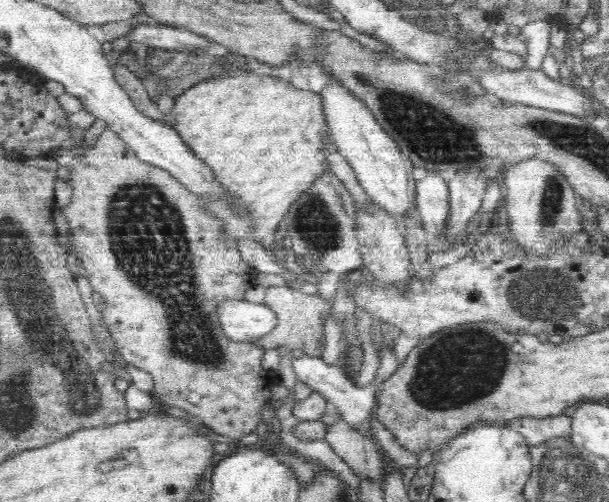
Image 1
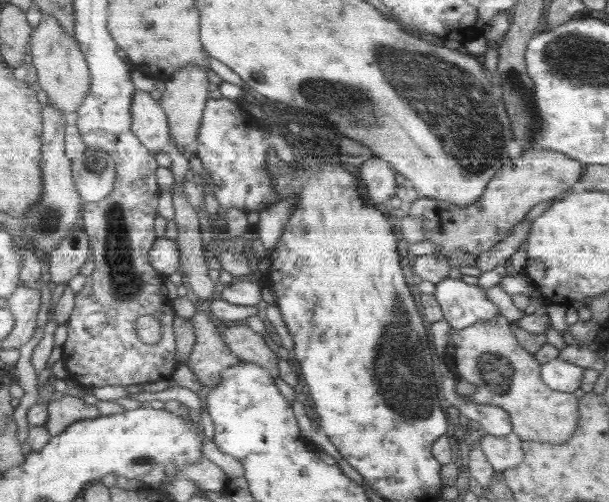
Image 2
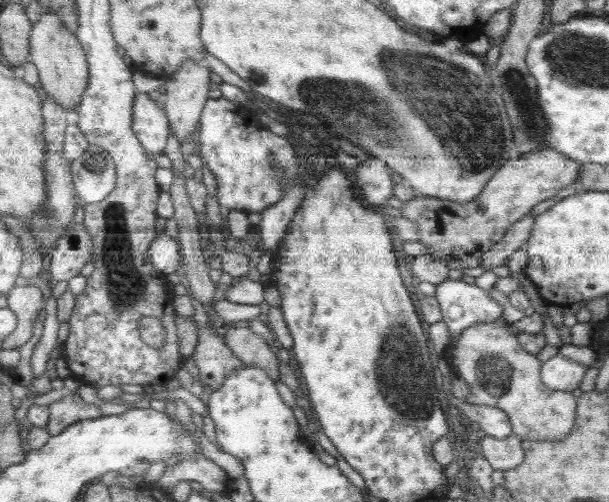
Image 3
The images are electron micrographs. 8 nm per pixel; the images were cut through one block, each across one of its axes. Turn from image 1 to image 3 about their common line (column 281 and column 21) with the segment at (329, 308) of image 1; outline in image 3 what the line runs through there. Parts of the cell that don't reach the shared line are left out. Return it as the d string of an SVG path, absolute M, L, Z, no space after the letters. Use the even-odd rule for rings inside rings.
M38 285L16 286L8 296L10 308L18 313L20 322L16 332L5 338L3 348L19 349L34 338L34 324L40 316L40 310L46 306L44 290Z

